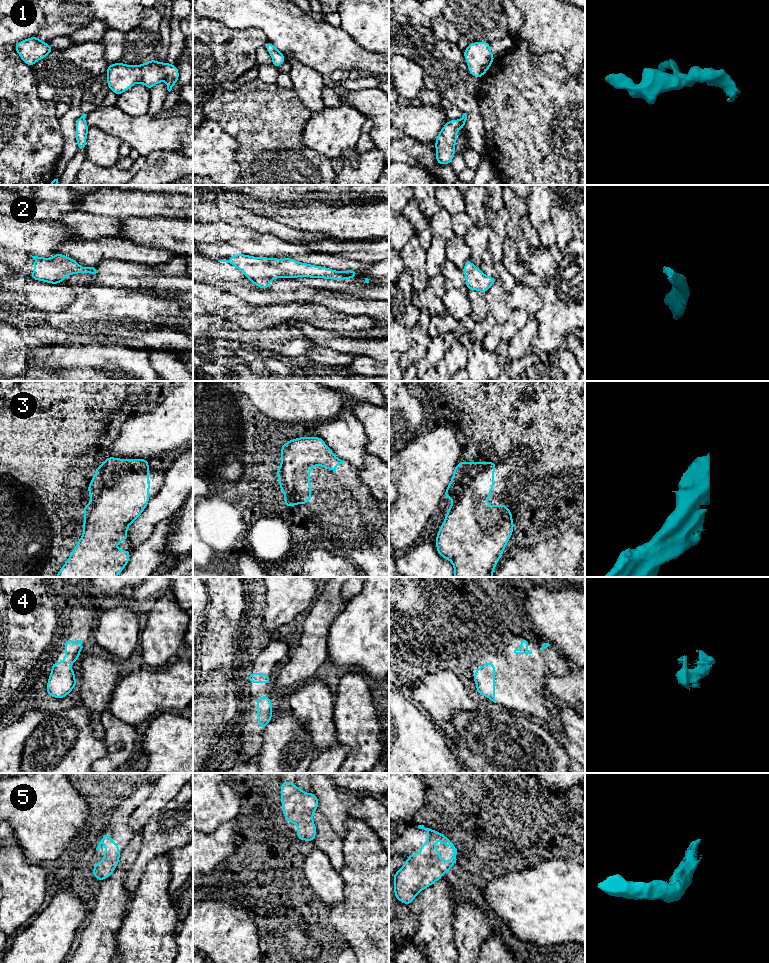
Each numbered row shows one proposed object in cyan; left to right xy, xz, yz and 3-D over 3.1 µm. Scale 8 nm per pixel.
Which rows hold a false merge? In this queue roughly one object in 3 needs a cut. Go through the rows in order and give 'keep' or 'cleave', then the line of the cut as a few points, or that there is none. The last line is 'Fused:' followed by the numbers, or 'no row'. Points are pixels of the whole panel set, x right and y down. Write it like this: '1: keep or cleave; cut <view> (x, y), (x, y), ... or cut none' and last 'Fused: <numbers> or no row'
1: keep; cut none
2: keep; cut none
3: keep; cut none
4: keep; cut none
5: keep; cut none
Fused: no row

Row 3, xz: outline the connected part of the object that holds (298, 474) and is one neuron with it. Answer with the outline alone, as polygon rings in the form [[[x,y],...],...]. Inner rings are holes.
[[[299,437],[281,445],[281,465],[277,469],[280,489],[284,492],[284,504],[290,509],[296,504],[307,504],[311,501],[310,472],[312,466],[323,466],[336,473],[336,465],[345,461],[337,458],[322,438]]]

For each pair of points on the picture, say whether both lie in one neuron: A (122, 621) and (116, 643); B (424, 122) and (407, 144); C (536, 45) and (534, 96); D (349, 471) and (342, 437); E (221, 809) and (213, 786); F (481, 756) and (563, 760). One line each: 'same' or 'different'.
A: same
B: different
C: different
D: different
E: same
F: same

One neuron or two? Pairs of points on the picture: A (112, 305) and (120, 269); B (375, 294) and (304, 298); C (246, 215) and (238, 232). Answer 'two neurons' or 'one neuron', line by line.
A: two neurons
B: two neurons
C: two neurons

